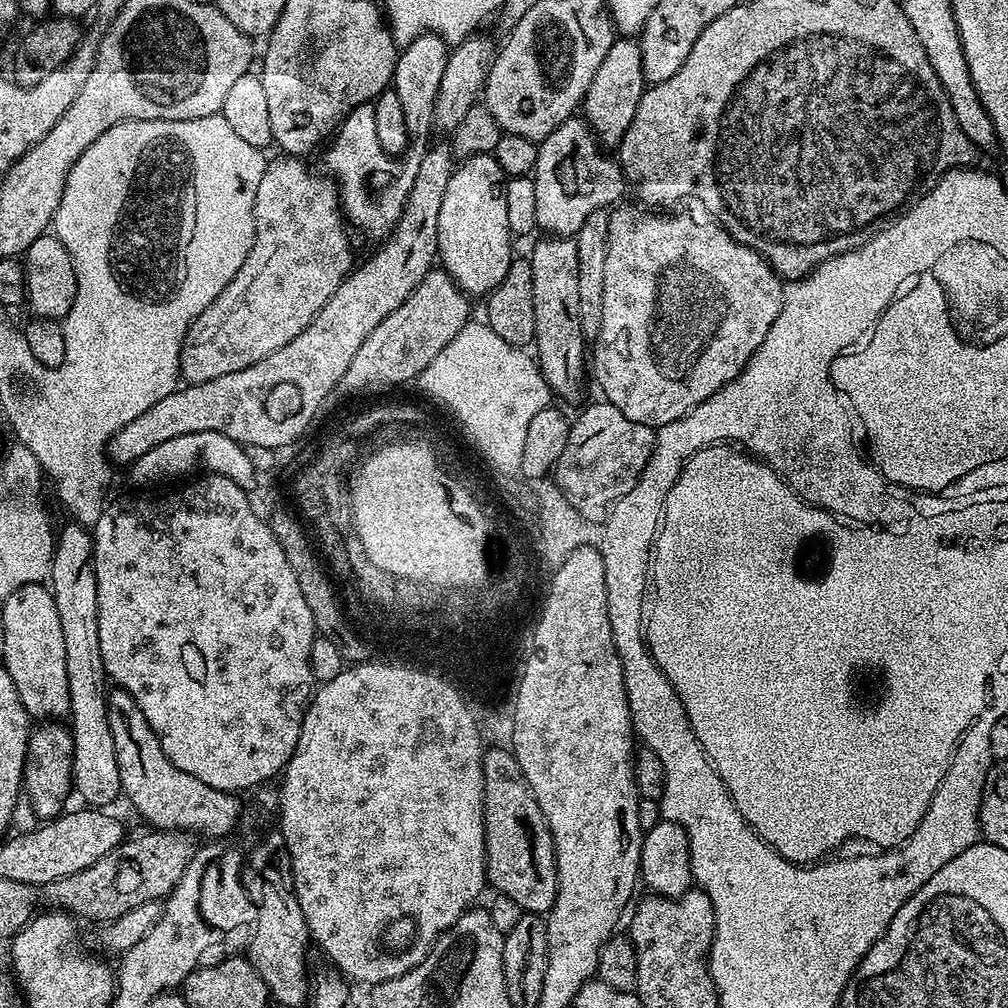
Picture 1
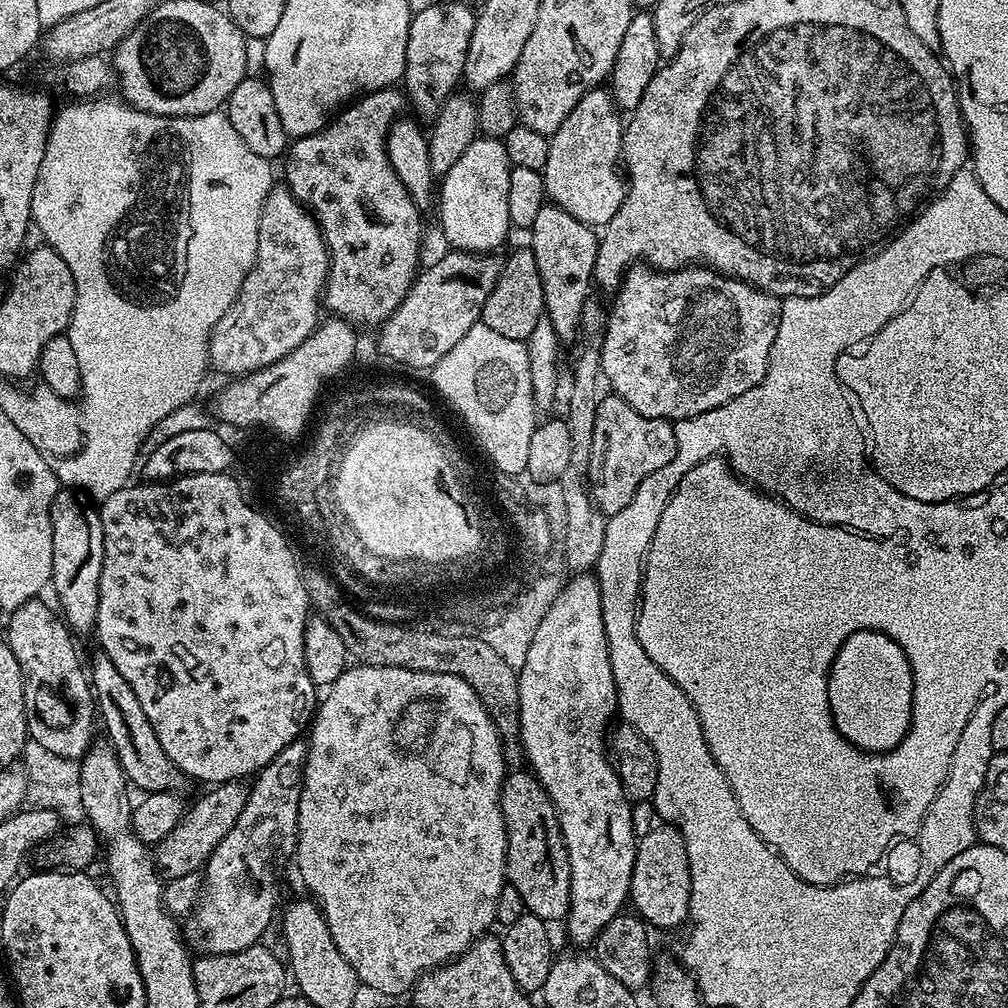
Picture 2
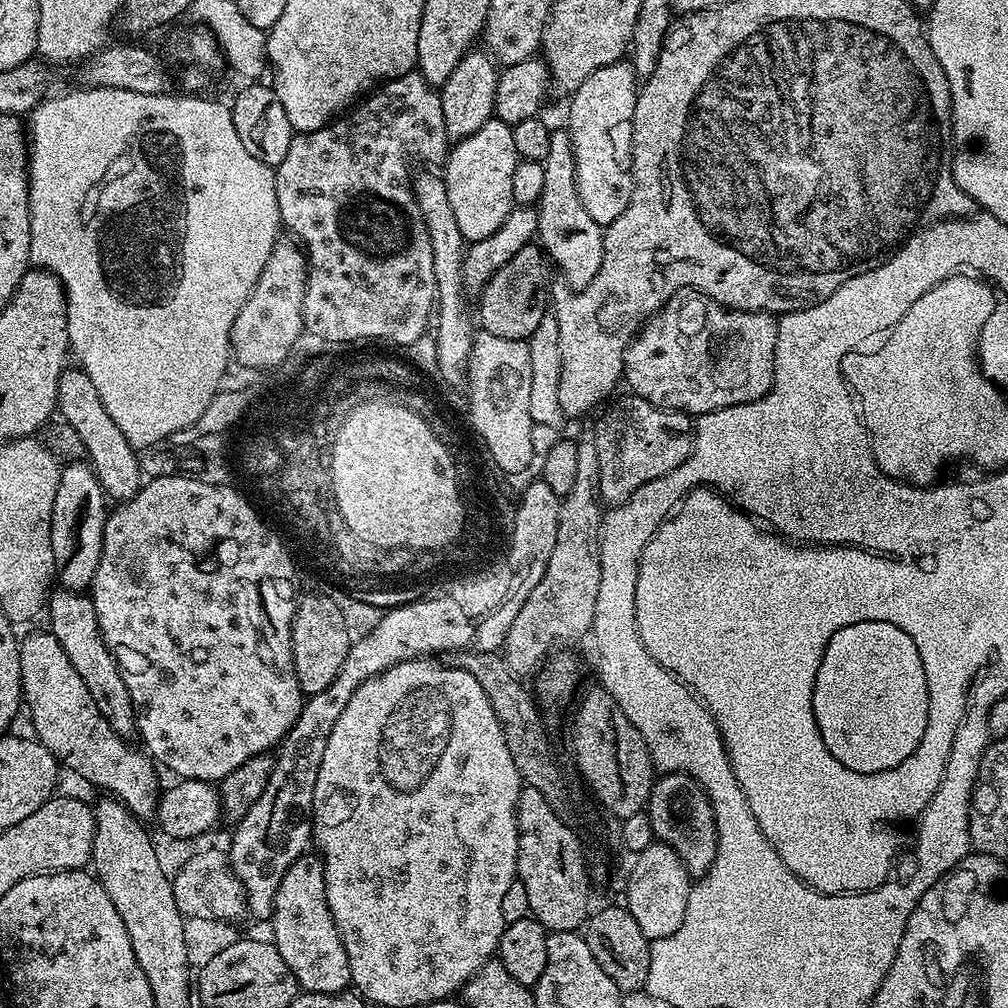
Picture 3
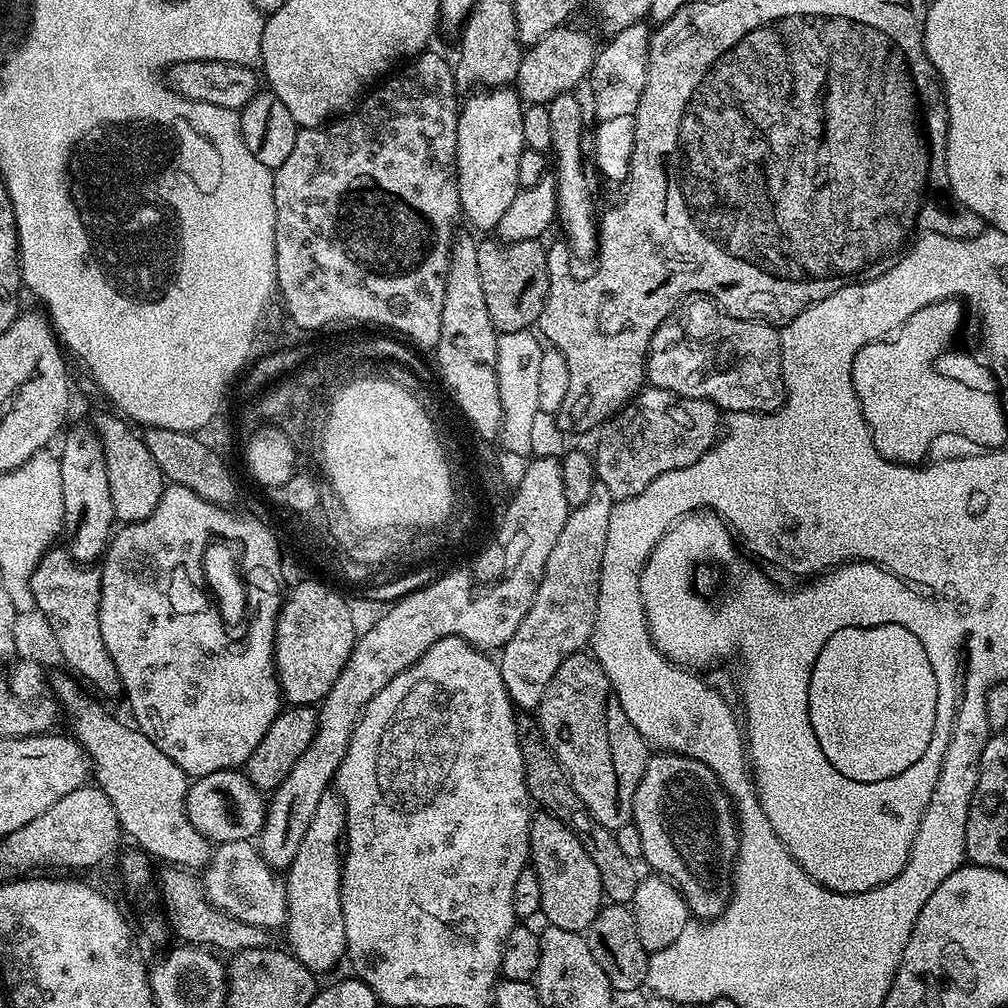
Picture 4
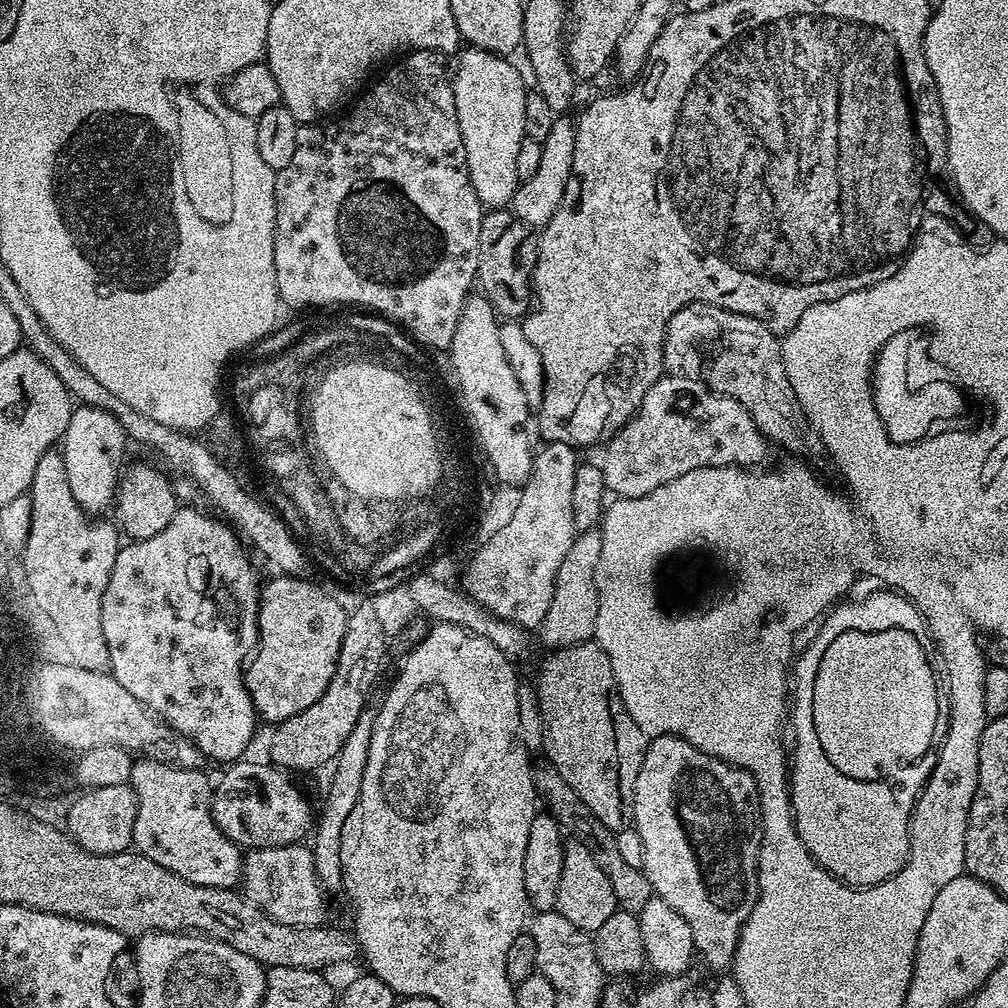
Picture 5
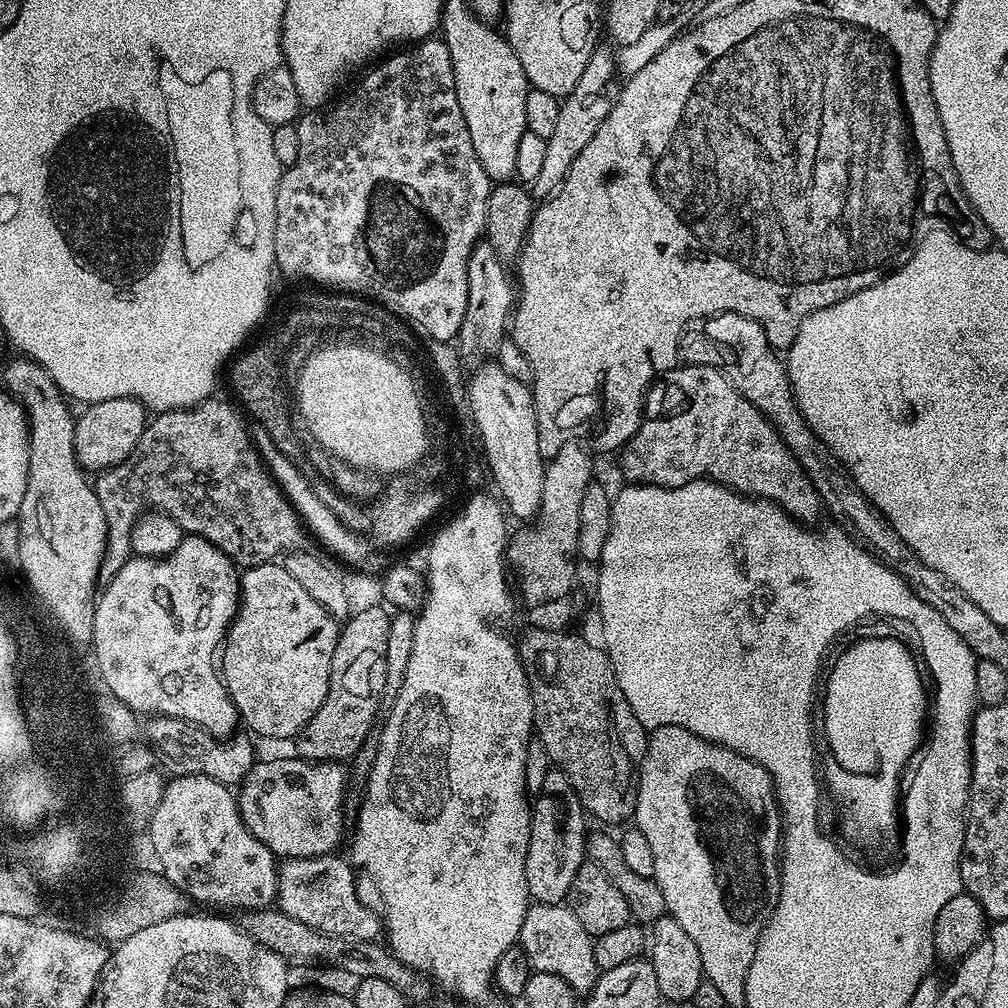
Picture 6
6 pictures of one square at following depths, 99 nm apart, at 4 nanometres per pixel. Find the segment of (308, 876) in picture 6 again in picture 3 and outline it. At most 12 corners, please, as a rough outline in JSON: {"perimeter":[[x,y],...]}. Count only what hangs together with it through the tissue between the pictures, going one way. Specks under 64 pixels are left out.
{"perimeter":[[227,853],[192,855],[172,876],[186,918],[247,911]]}

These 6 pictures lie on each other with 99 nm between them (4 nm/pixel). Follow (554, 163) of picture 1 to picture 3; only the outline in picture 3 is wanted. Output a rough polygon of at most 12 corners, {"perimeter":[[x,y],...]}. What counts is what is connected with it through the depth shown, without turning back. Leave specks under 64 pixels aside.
{"perimeter":[[631,63],[594,70],[569,99],[578,198],[601,226],[632,197],[612,132],[631,121]]}

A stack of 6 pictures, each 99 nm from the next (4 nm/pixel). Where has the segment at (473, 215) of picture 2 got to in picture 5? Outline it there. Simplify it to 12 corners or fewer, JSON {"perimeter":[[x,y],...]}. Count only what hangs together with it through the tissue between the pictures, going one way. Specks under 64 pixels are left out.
{"perimeter":[[465,47],[454,105],[485,209],[511,205],[526,98],[507,56]]}

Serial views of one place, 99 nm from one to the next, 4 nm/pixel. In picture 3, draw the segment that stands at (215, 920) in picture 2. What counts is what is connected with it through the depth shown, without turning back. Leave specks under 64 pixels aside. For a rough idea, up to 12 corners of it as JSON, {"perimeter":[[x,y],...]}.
{"perimeter":[[353,645],[307,697],[262,798],[226,848],[247,911],[267,921],[312,838],[334,722],[388,658]]}

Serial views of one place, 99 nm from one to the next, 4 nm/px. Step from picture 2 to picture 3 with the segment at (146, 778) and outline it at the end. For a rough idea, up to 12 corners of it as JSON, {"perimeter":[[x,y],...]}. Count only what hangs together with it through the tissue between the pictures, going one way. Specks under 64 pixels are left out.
{"perimeter":[[57,587],[52,636],[118,735],[135,737],[134,702],[102,638],[91,595]]}

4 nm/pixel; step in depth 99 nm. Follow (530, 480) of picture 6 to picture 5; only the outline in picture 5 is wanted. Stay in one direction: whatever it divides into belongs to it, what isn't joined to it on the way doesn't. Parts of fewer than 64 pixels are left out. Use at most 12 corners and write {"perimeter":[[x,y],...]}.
{"perimeter":[[469,295],[446,356],[464,416],[501,482],[523,486],[530,401]]}

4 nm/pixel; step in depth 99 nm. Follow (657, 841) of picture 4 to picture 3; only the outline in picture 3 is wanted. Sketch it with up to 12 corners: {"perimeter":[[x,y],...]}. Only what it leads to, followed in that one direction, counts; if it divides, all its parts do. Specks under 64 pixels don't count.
{"perimeter":[[684,772],[653,783],[653,837],[692,878],[716,857],[716,823],[702,785]]}

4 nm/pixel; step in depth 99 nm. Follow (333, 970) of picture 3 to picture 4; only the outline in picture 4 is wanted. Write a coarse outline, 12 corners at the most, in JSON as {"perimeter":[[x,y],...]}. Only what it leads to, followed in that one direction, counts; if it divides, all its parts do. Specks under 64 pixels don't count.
{"perimeter":[[326,791],[286,869],[286,948],[313,974],[346,956],[344,802]]}

